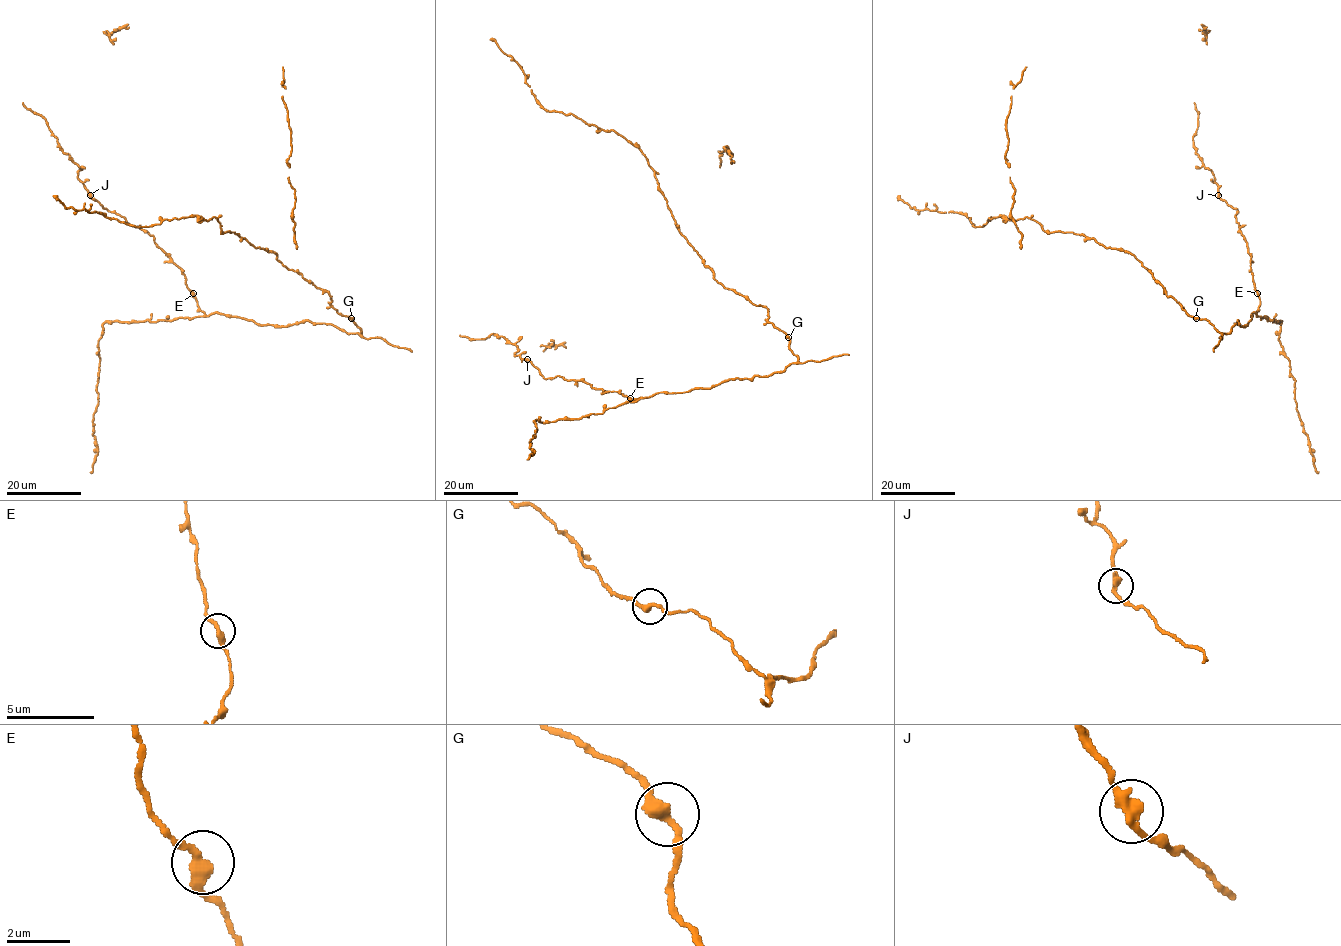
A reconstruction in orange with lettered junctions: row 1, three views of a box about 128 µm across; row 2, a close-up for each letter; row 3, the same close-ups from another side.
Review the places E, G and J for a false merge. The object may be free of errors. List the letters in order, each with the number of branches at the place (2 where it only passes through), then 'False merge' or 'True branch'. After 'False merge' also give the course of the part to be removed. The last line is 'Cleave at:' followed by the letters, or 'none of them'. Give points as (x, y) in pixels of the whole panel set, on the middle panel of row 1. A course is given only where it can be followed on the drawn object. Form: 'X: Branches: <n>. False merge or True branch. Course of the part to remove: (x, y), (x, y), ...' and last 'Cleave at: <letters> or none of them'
E: Branches: 2. True branch
G: Branches: 2. True branch
J: Branches: 2. True branch
Cleave at: none of them

